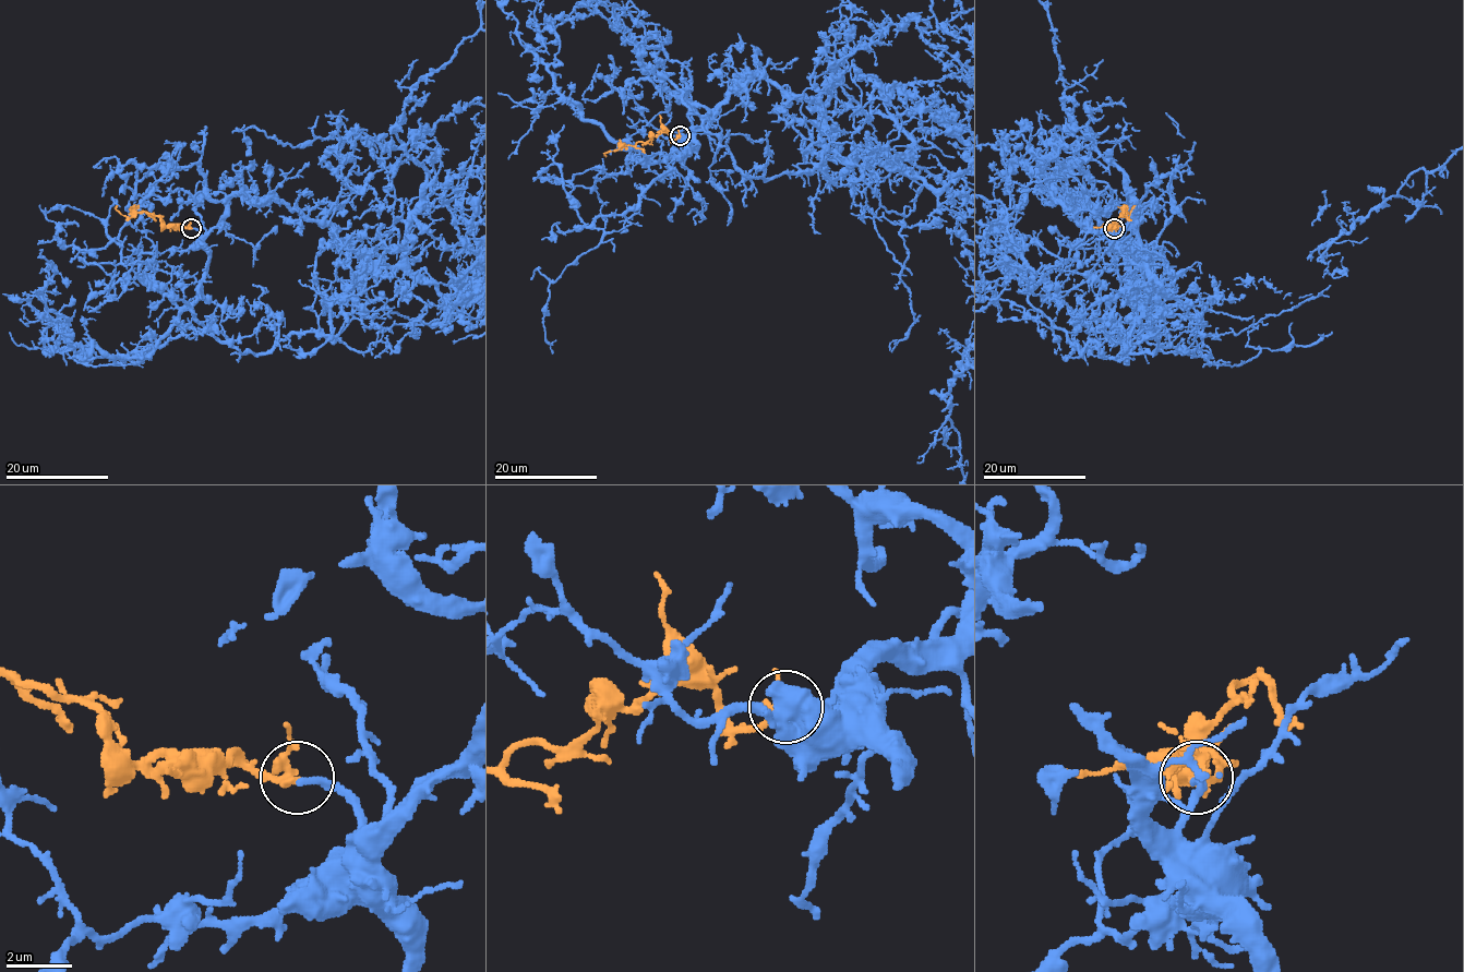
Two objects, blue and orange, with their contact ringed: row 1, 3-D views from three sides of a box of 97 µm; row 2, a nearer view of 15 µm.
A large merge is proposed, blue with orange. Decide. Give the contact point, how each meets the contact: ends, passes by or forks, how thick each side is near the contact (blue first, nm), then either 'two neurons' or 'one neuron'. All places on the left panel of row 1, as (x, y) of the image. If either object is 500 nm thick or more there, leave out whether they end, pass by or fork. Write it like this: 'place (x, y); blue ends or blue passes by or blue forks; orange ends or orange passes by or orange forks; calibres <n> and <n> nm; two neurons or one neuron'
place (191, 228); blue ends; orange passes by; calibres 240 and 280 nm; one neuron

